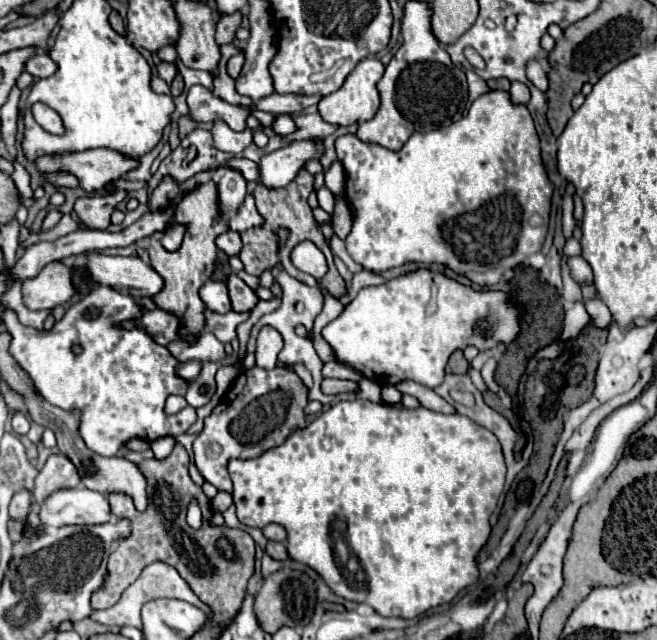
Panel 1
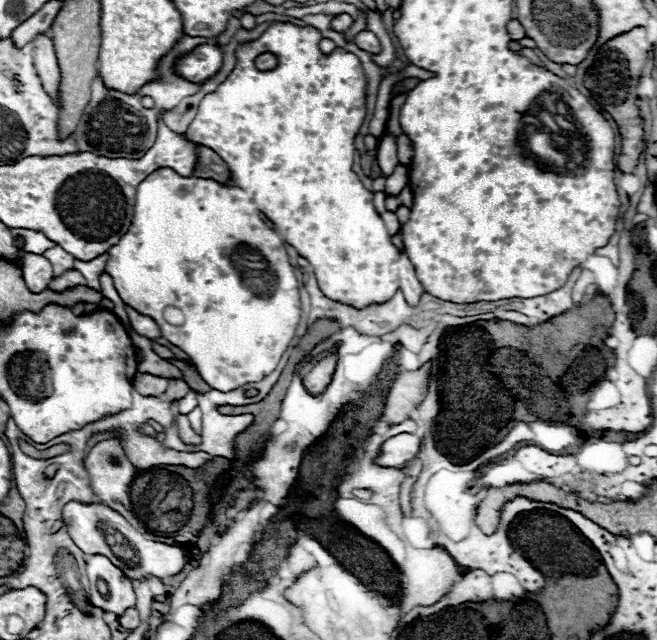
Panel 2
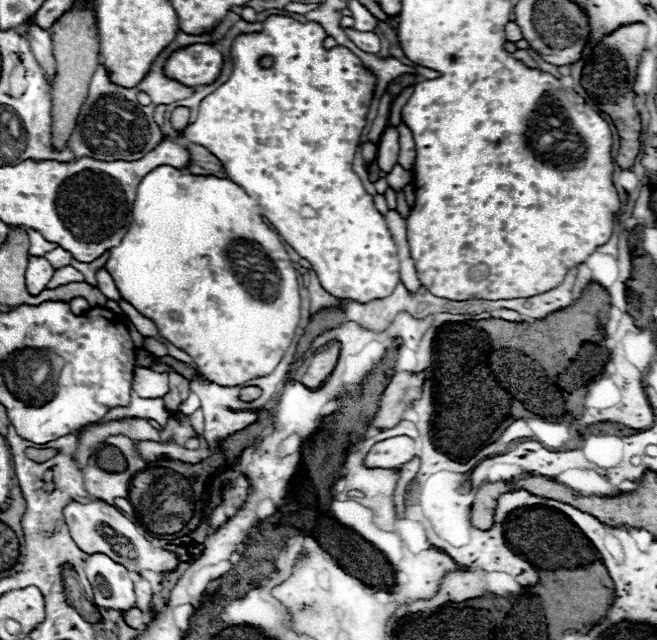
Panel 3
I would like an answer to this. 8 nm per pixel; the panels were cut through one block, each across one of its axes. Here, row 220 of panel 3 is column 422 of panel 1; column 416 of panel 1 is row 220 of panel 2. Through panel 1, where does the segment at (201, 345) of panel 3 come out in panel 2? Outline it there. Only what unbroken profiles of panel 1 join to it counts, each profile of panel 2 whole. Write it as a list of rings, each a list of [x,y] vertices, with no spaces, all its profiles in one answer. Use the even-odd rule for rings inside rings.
[[[158,168],[158,170],[154,170],[152,174],[148,174],[138,184],[132,226],[122,236],[122,240],[108,250],[106,274],[112,276],[114,288],[118,290],[122,302],[128,304],[128,306],[132,306],[136,312],[140,312],[144,316],[150,316],[158,324],[162,338],[166,338],[170,344],[174,344],[180,350],[184,350],[190,356],[190,360],[196,366],[196,370],[200,372],[200,376],[204,378],[204,382],[210,388],[220,388],[222,392],[228,392],[232,388],[240,388],[240,386],[244,386],[248,382],[256,382],[256,380],[262,380],[264,376],[268,376],[276,368],[276,364],[280,362],[280,358],[286,352],[286,348],[290,346],[290,342],[294,338],[294,332],[296,332],[296,326],[298,326],[298,320],[300,320],[300,294],[298,294],[296,272],[294,272],[294,268],[290,264],[290,258],[286,254],[286,248],[284,248],[282,240],[260,218],[260,212],[258,212],[258,206],[254,204],[254,200],[242,188],[238,188],[234,184],[224,186],[224,184],[218,184],[216,180],[210,180],[210,178],[180,176],[172,168]],[[168,306],[174,306],[174,308],[178,308],[178,310],[184,312],[184,324],[182,326],[174,326],[174,324],[170,324],[170,322],[164,320],[162,312]]]

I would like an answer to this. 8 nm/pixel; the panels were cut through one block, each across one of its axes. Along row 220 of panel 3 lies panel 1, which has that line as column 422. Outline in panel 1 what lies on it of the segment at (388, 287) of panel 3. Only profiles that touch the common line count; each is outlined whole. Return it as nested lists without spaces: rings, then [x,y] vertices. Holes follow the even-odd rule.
[[[416,270],[382,286],[360,290],[358,298],[352,300],[336,320],[326,324],[320,334],[332,346],[336,362],[358,370],[362,376],[382,386],[394,386],[402,380],[412,380],[426,388],[436,388],[444,380],[444,368],[454,350],[464,350],[466,346],[488,350],[498,342],[510,344],[520,332],[518,314],[518,304],[510,304],[508,294],[504,292],[476,292],[440,272],[434,274],[428,270]]]

